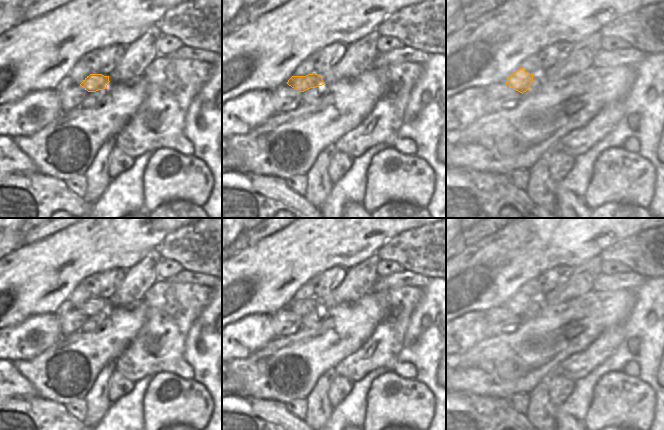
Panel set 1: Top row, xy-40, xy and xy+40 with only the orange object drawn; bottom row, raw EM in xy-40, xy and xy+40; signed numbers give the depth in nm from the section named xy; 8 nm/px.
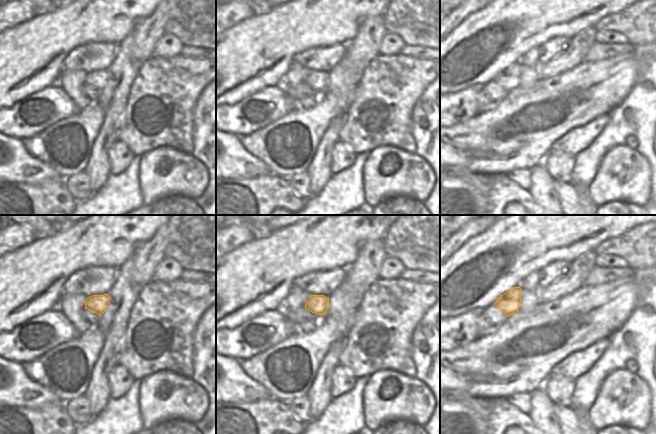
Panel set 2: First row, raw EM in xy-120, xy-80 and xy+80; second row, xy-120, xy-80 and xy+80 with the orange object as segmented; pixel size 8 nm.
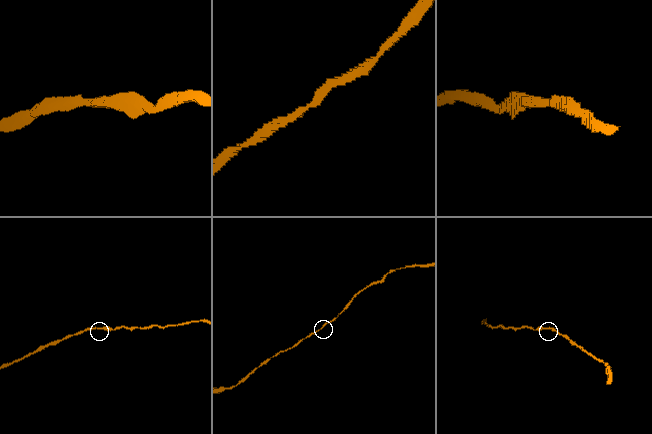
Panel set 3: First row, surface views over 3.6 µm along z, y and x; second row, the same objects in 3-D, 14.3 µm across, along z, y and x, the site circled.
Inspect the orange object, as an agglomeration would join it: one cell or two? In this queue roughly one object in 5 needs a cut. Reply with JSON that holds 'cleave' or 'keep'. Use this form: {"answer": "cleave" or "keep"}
{"answer": "keep"}

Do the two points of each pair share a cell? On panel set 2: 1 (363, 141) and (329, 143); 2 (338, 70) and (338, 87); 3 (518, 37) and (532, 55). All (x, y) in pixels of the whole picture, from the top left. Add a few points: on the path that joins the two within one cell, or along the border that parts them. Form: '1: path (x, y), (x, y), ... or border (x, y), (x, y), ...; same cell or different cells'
1: border (345, 117), (338, 140); different cells
2: path (338, 74), (338, 83); same cell
3: border (538, 46), (532, 47), (518, 62); different cells

